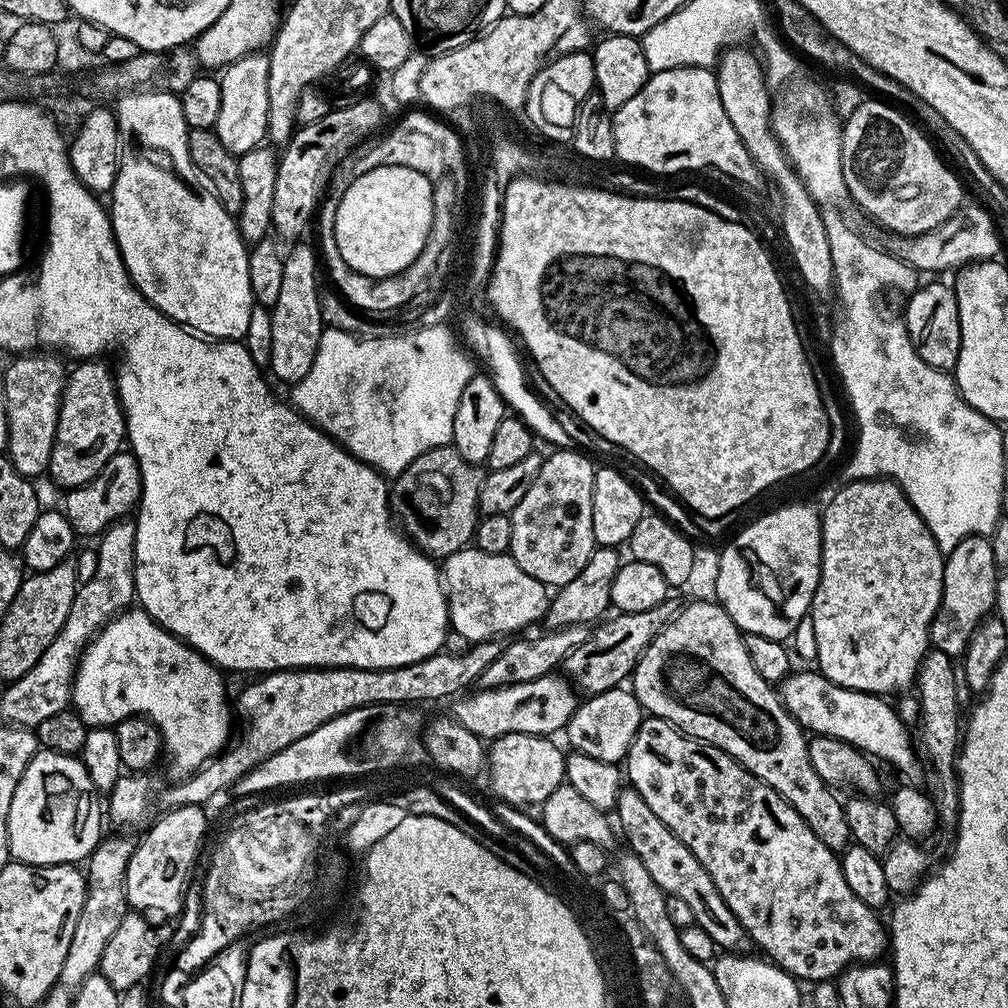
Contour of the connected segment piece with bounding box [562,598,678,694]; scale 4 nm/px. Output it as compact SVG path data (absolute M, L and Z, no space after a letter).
M664 600L658 606L654 606L654 610L621 612L613 615L613 620L605 619L597 623L589 631L586 642L582 642L582 646L575 648L564 659L562 668L567 679L584 694L595 694L621 687L636 669L638 658L646 650L646 646L650 646L653 638L676 615L678 604L675 604L674 600Z

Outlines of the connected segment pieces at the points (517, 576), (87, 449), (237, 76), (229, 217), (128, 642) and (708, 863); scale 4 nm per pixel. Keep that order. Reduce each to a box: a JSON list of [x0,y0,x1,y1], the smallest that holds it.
[[442,546,546,644],[47,358,126,490],[215,53,269,158],[110,92,254,341],[71,606,232,778],[626,716,890,982]]

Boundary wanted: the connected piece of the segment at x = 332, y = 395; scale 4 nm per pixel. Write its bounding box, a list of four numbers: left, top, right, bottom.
[291,323,474,478]

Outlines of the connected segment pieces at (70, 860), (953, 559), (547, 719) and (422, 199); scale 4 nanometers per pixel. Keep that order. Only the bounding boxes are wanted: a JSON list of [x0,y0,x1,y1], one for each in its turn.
[[8,750,102,866],[932,536,998,658],[454,674,577,742],[334,164,432,278]]

